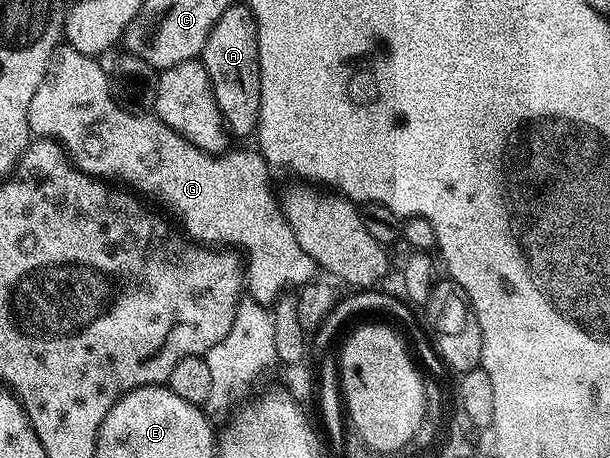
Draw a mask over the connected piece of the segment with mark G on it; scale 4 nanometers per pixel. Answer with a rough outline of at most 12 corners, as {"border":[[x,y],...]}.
{"border":[[55,47],[28,105],[88,175],[244,257],[249,298],[315,278],[257,150],[192,145]]}

